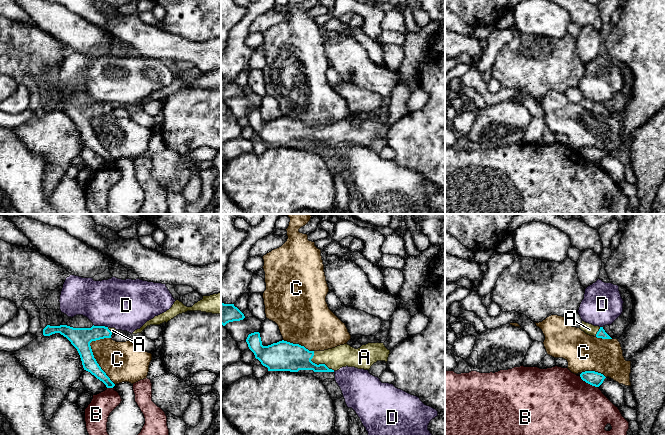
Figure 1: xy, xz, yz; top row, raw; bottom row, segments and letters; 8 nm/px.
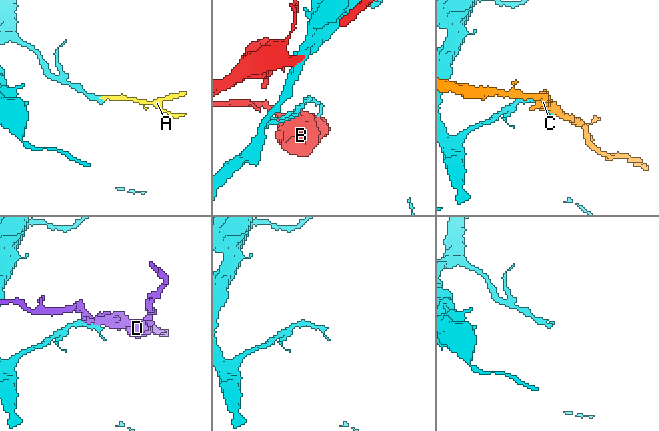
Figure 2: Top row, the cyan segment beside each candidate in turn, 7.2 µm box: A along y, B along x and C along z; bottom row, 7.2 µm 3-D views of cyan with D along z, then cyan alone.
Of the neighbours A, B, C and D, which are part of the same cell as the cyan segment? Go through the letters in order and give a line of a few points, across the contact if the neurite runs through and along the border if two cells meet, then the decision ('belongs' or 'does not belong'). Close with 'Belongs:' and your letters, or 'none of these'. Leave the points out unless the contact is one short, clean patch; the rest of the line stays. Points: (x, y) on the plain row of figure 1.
A: line xz (291, 133), (311, 136), (319, 140), (344, 131); belongs
B: does not belong
C: does not belong
D: does not belong
Belongs: A

